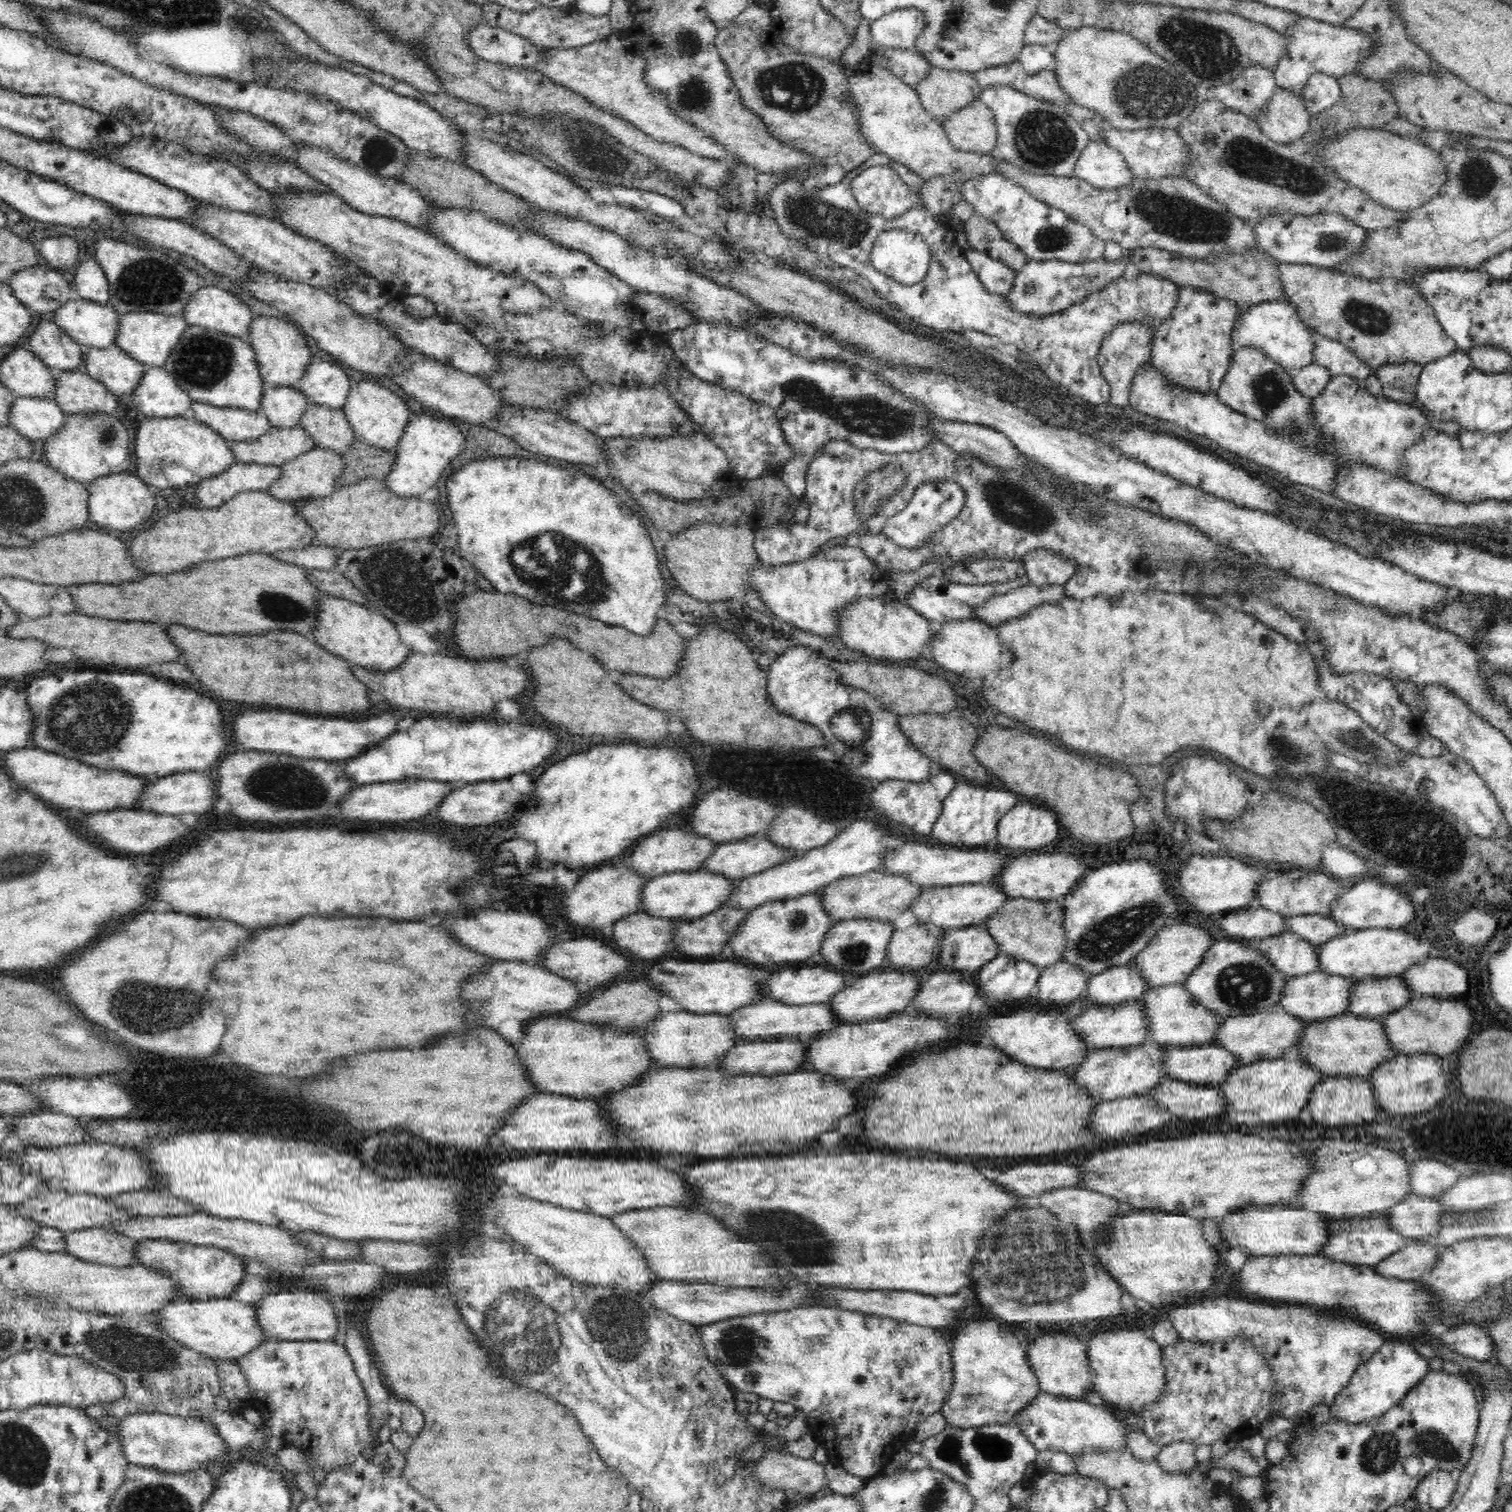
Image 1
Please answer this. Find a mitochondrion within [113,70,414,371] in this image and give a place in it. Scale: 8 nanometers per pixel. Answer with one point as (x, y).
(144, 283)

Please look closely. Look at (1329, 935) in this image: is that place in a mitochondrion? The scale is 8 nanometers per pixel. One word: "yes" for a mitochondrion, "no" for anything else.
no

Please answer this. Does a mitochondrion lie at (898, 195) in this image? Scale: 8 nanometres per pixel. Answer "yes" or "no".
no

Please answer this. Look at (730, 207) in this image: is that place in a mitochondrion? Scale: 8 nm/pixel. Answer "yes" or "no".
no

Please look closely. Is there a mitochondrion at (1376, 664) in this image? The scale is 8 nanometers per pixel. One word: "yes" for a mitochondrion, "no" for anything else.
no

